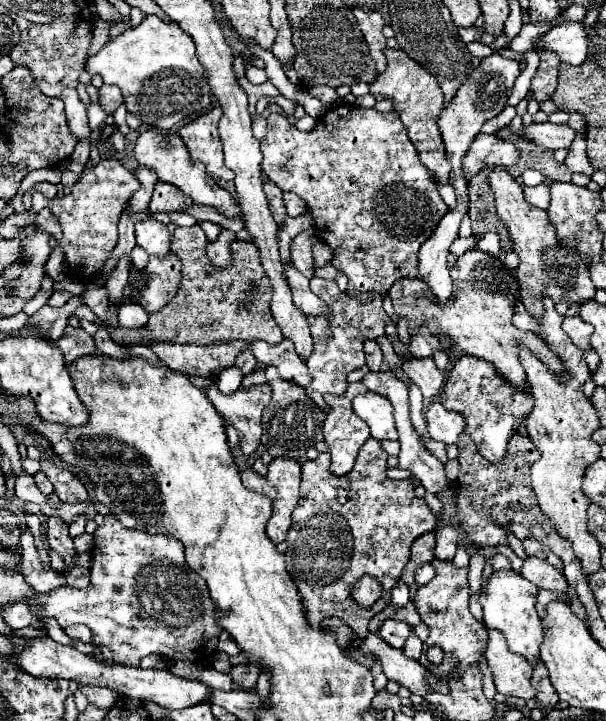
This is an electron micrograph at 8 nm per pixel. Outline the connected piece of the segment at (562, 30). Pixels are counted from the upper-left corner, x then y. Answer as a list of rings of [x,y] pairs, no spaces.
[[[564,22],[554,26],[550,32],[542,34],[534,42],[534,50],[552,50],[566,64],[582,64],[588,54],[588,34],[582,22]]]

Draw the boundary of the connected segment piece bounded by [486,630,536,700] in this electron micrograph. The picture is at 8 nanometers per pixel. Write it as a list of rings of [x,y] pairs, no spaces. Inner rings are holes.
[[[490,630],[490,642],[486,650],[486,660],[496,684],[496,690],[504,696],[516,696],[522,700],[536,698],[536,688],[530,684],[532,666],[526,658],[512,654],[508,650],[506,638]]]

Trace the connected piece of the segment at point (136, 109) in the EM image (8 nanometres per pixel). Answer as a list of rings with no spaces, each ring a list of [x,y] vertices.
[[[146,16],[138,26],[124,30],[114,40],[108,40],[94,56],[86,58],[86,70],[102,76],[104,84],[116,84],[122,90],[126,110],[138,116],[146,126],[158,130],[170,130],[184,122],[188,116],[204,112],[212,106],[212,94],[208,90],[208,78],[202,64],[196,58],[192,38],[176,24],[166,24],[158,16]]]

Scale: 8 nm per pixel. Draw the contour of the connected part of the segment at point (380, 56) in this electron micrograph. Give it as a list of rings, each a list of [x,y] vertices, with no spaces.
[[[354,8],[354,14],[358,18],[360,30],[368,42],[370,54],[376,62],[378,72],[386,70],[386,56],[384,56],[384,48],[386,48],[386,38],[382,36],[382,28],[384,28],[384,18],[380,12],[362,12],[358,8]]]

